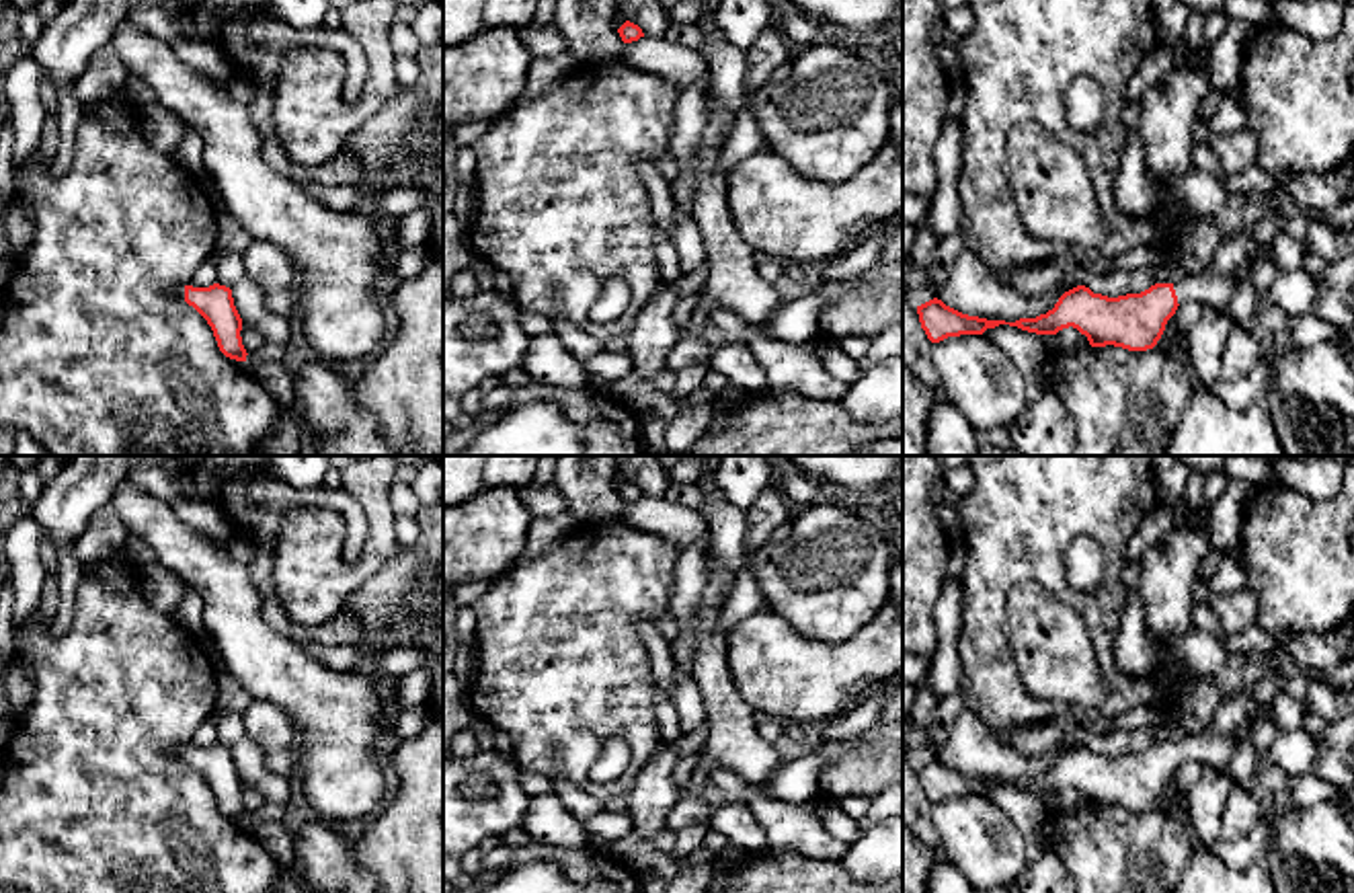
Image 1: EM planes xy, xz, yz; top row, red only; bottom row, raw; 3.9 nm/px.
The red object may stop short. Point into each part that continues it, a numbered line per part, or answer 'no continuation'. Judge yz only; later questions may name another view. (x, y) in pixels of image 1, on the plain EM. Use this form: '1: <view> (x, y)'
1: yz (1211, 750)

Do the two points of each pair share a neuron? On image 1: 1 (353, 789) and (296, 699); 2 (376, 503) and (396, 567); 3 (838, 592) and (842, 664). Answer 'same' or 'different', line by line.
1: same
2: different
3: different

